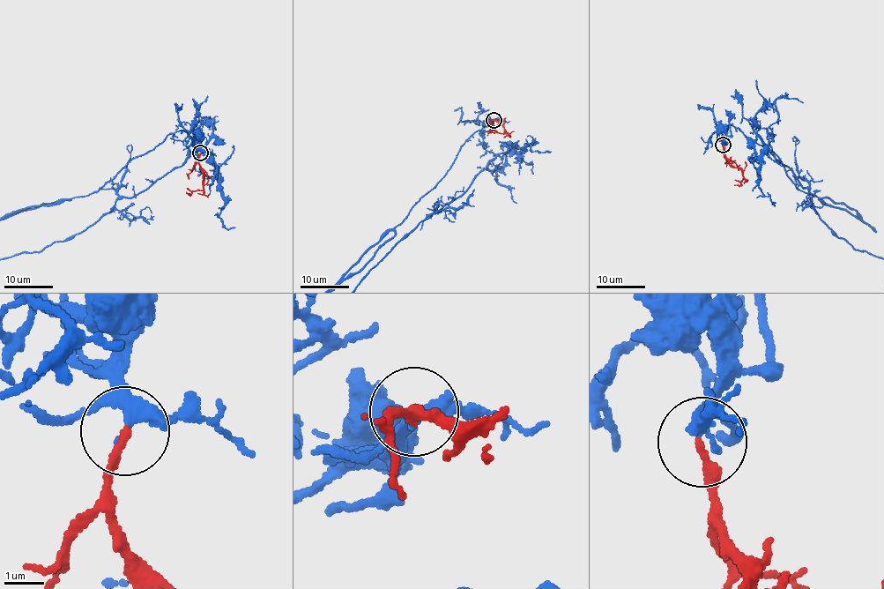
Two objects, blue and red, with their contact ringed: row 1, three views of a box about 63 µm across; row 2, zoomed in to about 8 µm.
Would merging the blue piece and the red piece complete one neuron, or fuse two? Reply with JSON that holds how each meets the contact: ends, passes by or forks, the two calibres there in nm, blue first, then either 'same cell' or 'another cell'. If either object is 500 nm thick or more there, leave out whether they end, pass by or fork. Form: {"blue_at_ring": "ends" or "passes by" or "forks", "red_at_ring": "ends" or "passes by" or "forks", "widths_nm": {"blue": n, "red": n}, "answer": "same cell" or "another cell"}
{"blue_at_ring": "forks", "red_at_ring": "ends", "widths_nm": {"blue": 280, "red": 200}, "answer": "same cell"}

